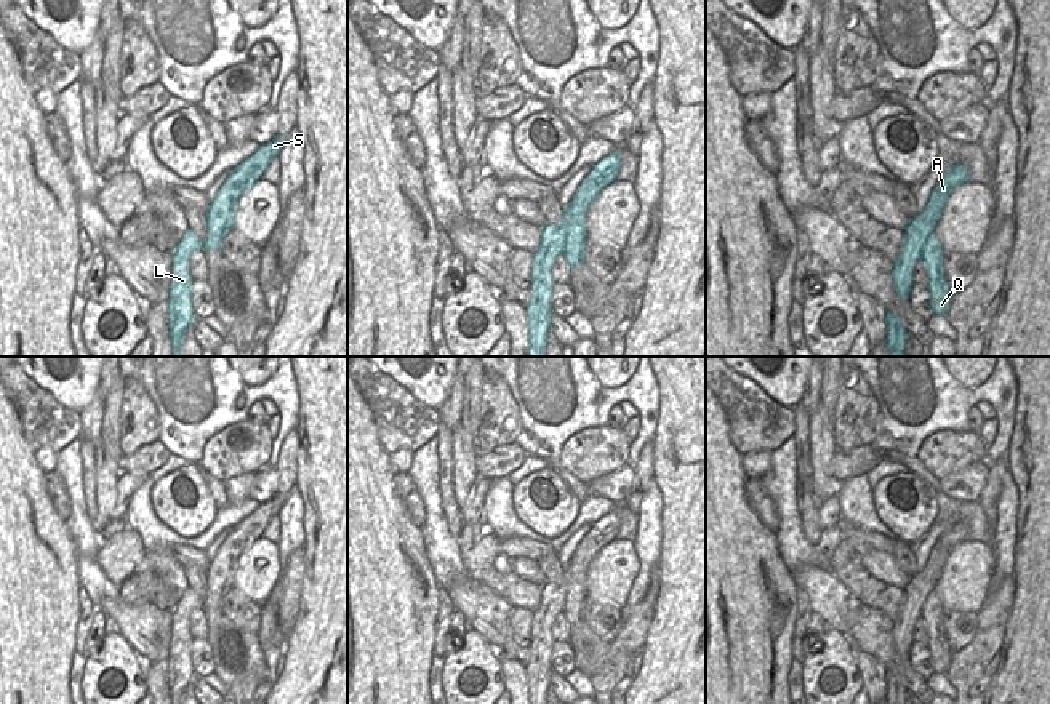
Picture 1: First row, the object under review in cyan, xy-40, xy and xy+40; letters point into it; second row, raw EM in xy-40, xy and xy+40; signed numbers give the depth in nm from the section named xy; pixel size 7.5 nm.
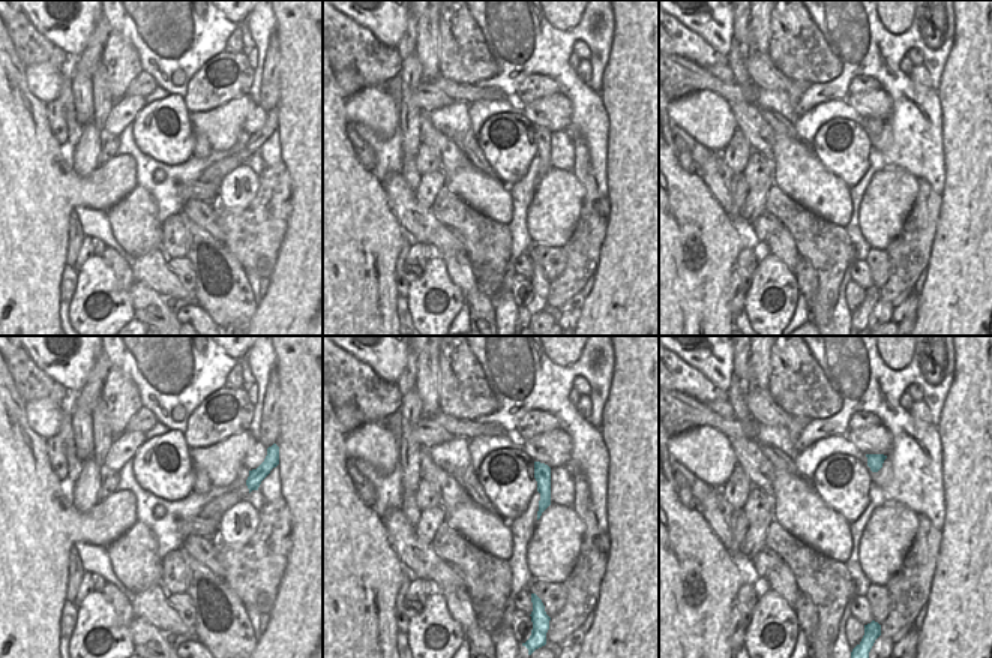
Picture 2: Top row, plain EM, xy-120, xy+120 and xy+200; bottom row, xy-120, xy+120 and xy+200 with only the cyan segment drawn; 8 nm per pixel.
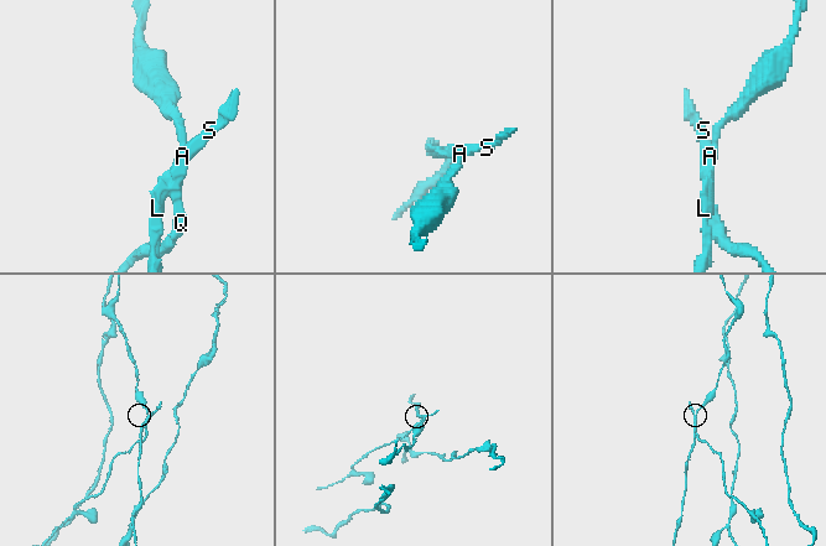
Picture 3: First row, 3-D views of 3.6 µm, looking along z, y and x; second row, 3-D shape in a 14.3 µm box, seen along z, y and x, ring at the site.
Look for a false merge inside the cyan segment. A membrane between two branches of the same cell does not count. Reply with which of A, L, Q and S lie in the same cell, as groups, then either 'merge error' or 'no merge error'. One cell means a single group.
groups A Q S / L; merge error

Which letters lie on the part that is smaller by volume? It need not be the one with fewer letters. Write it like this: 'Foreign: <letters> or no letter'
Foreign: L.

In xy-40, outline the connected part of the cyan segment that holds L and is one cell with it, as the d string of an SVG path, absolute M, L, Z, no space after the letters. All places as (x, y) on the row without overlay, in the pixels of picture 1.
M187 587L182 598L170 611L173 616L173 638L168 656L168 686L171 704L181 704L189 685L194 685L192 667L192 634L189 616L195 608L203 608L203 602Z

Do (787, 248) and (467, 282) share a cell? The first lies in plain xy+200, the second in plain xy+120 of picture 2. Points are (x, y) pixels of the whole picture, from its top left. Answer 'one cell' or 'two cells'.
one cell

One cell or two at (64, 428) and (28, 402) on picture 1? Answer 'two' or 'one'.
one

